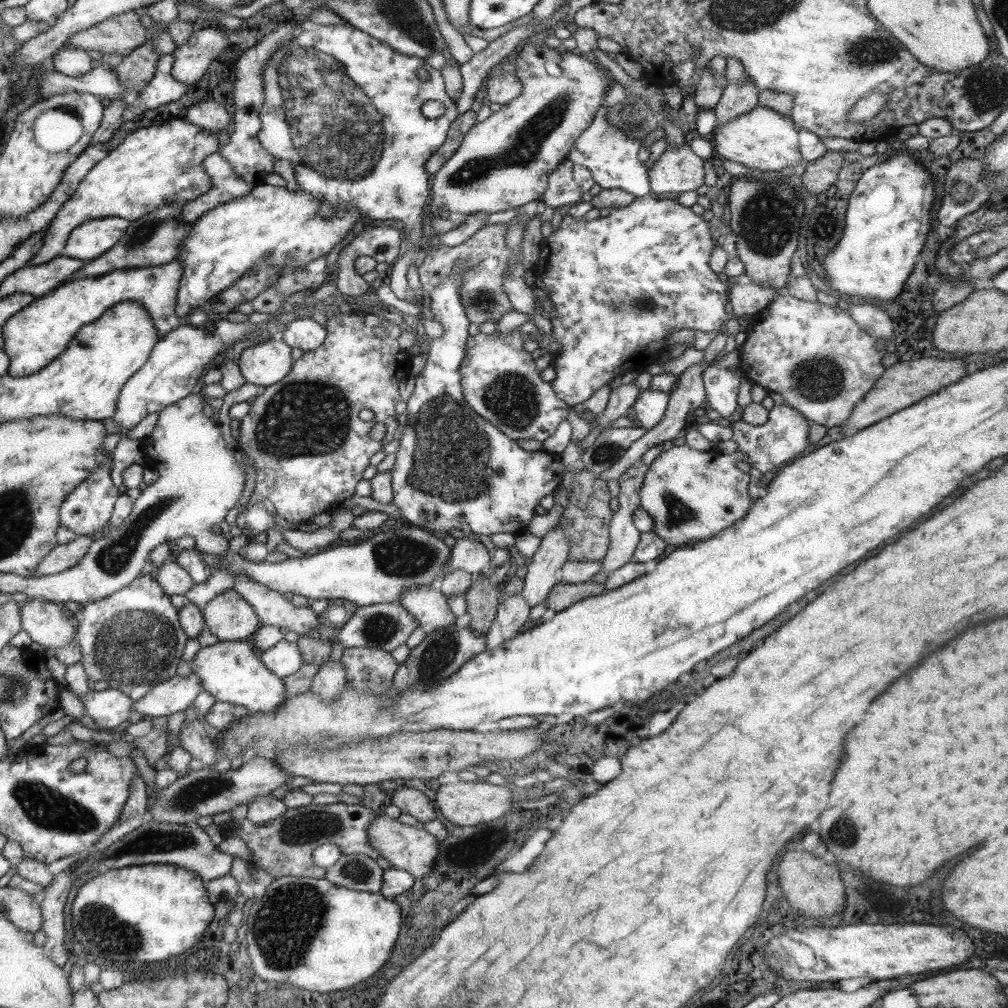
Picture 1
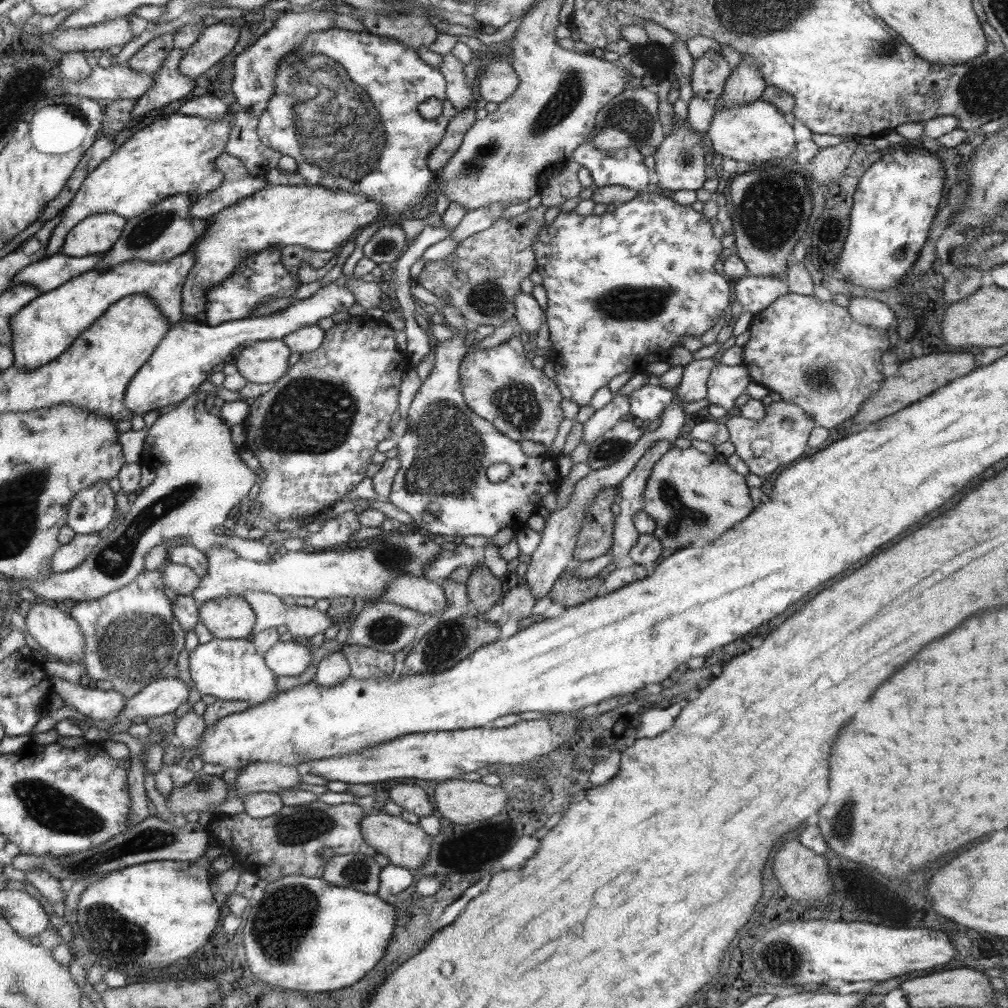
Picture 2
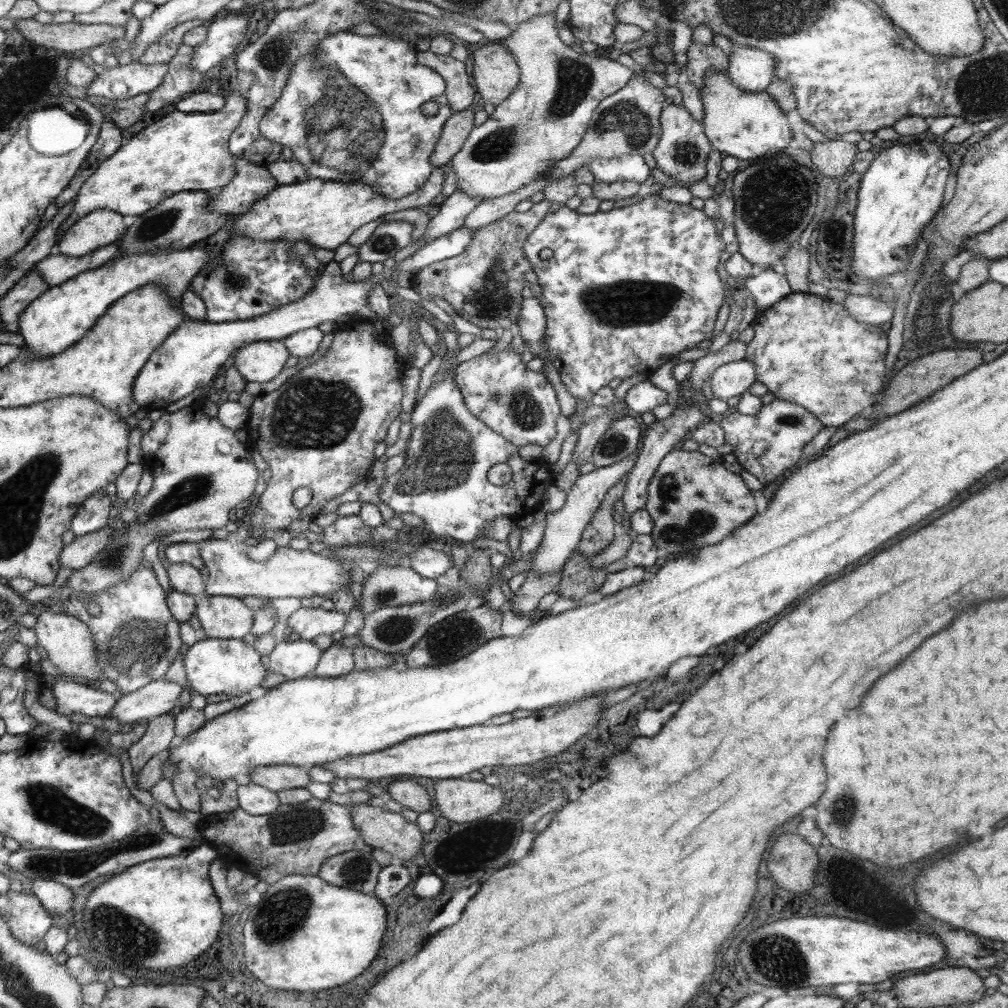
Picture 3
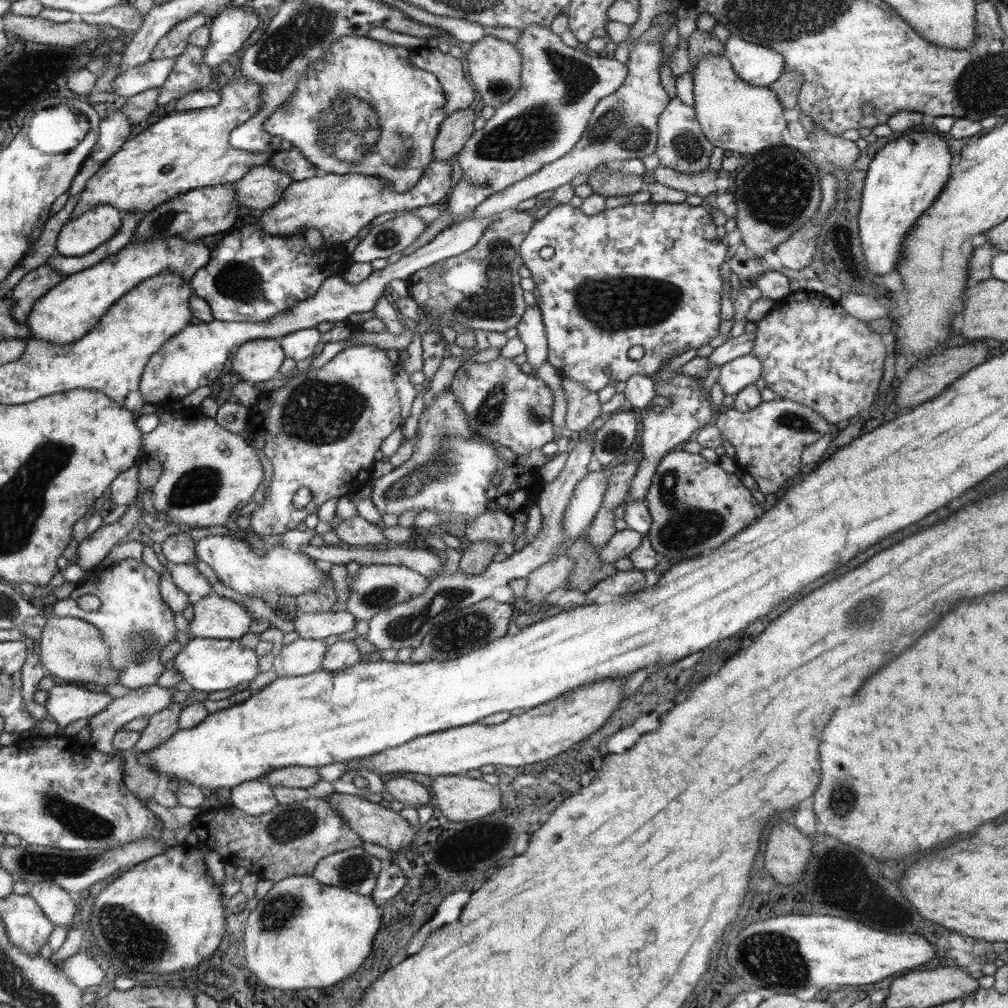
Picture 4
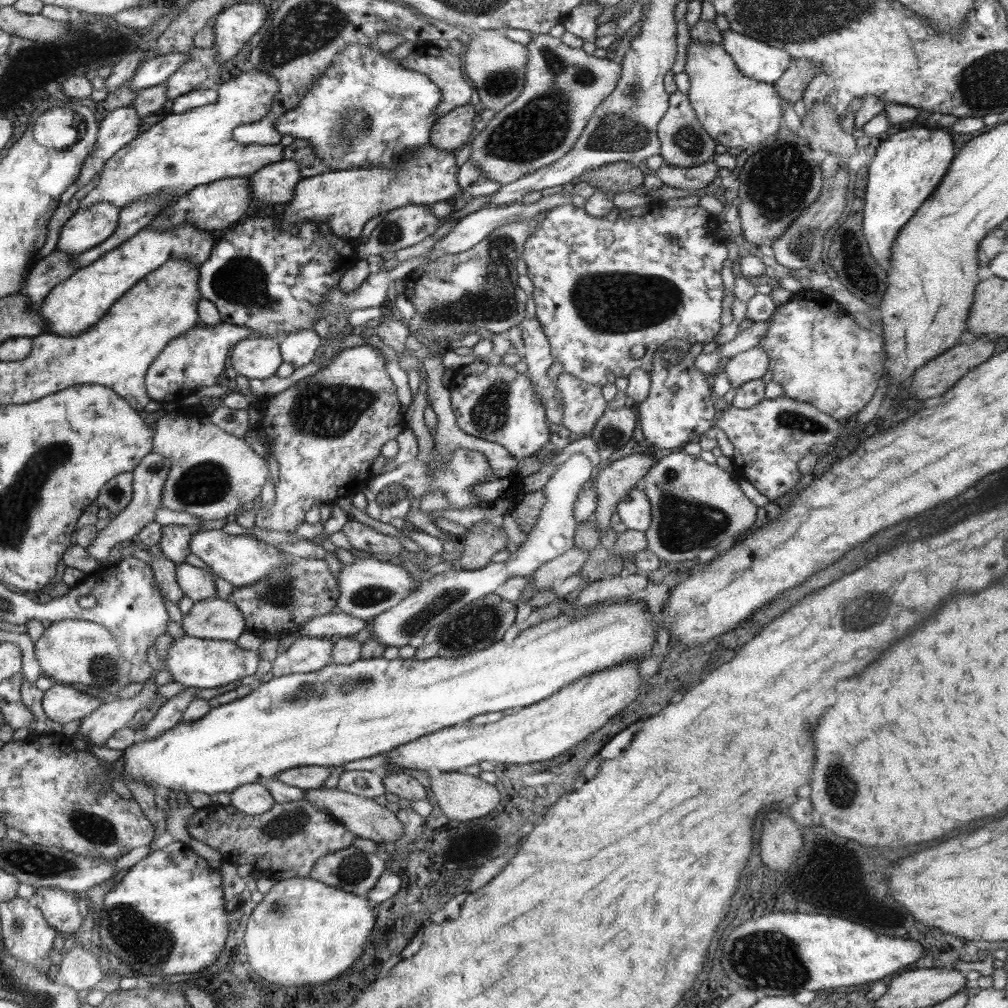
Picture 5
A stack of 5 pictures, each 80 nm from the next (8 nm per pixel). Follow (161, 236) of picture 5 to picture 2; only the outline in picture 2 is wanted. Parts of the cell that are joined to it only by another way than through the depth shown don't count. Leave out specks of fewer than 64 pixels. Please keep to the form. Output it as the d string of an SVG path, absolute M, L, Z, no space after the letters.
M180 254L170 262L132 260L108 270L92 270L72 278L50 292L41 292L35 300L21 308L10 321L14 365L31 371L44 363L52 362L67 352L79 335L95 325L107 309L121 298L133 294L148 295L175 327L186 319L181 309L182 286L188 281L196 264L194 254Z

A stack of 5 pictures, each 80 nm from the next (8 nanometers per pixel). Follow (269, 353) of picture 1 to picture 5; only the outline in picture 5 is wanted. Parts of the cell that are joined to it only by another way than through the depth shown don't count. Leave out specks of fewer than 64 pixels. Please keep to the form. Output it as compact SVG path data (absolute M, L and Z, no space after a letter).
M254 336L236 343L231 363L237 374L246 378L270 378L283 362L282 350L274 339Z

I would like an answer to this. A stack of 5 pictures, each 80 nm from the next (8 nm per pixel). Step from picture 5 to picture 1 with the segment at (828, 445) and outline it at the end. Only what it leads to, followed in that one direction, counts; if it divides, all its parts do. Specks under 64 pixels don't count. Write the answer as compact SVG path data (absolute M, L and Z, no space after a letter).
M785 403L774 405L769 410L769 419L763 425L750 424L739 416L730 421L729 425L733 430L731 439L738 444L737 450L745 454L746 461L752 468L766 474L776 467L790 465L792 461L811 449L809 423L799 410Z

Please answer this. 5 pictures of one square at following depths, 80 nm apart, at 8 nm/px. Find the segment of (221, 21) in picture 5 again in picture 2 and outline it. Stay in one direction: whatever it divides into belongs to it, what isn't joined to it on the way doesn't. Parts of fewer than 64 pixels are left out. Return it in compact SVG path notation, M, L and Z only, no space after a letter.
M224 21L207 22L197 41L185 50L179 71L191 79L198 79L200 74L208 72L221 58L232 52L238 42L240 29L240 25Z

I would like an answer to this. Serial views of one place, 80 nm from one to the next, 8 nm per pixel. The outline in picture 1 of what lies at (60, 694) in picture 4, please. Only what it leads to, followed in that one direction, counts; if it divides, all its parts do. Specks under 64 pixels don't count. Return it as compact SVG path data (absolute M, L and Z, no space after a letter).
M115 689L90 691L79 696L79 699L84 704L85 714L88 714L99 728L107 731L126 722L130 710L134 710L136 705L131 696Z

